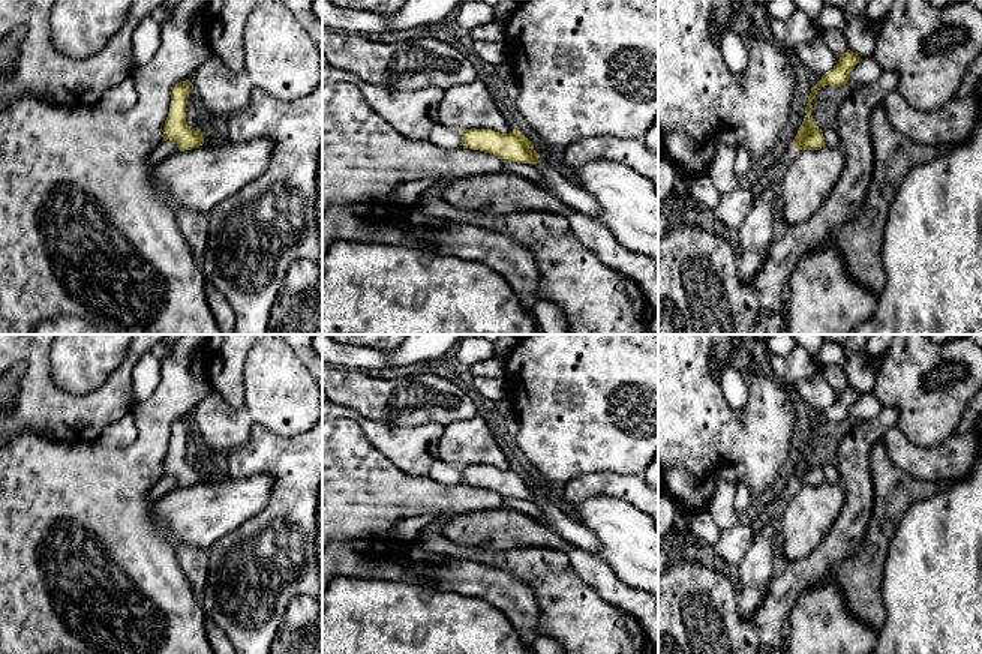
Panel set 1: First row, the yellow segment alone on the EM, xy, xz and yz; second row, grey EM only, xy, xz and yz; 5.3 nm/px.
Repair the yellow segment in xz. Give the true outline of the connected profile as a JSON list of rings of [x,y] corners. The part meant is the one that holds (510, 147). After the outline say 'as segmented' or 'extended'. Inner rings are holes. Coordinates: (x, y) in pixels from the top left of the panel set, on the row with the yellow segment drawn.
[[[492,129],[460,130],[463,147],[495,154],[502,162],[532,164],[544,176],[544,188],[570,206],[573,210],[588,216],[600,212],[597,200],[565,178],[558,165],[546,156],[540,156],[531,141],[517,129],[510,134],[499,134]]]; extended

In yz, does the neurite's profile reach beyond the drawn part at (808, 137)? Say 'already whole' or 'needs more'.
already whole

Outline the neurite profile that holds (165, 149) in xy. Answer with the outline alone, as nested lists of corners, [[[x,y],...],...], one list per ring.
[[[162,141],[148,156],[147,164],[148,165],[156,165],[162,160],[165,160],[166,158],[172,156],[174,153],[178,152],[178,147],[174,141]]]

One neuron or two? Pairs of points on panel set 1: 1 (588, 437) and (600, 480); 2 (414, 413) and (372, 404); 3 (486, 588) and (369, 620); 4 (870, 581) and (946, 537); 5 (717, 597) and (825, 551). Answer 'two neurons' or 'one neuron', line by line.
1: two neurons
2: one neuron
3: two neurons
4: two neurons
5: one neuron

